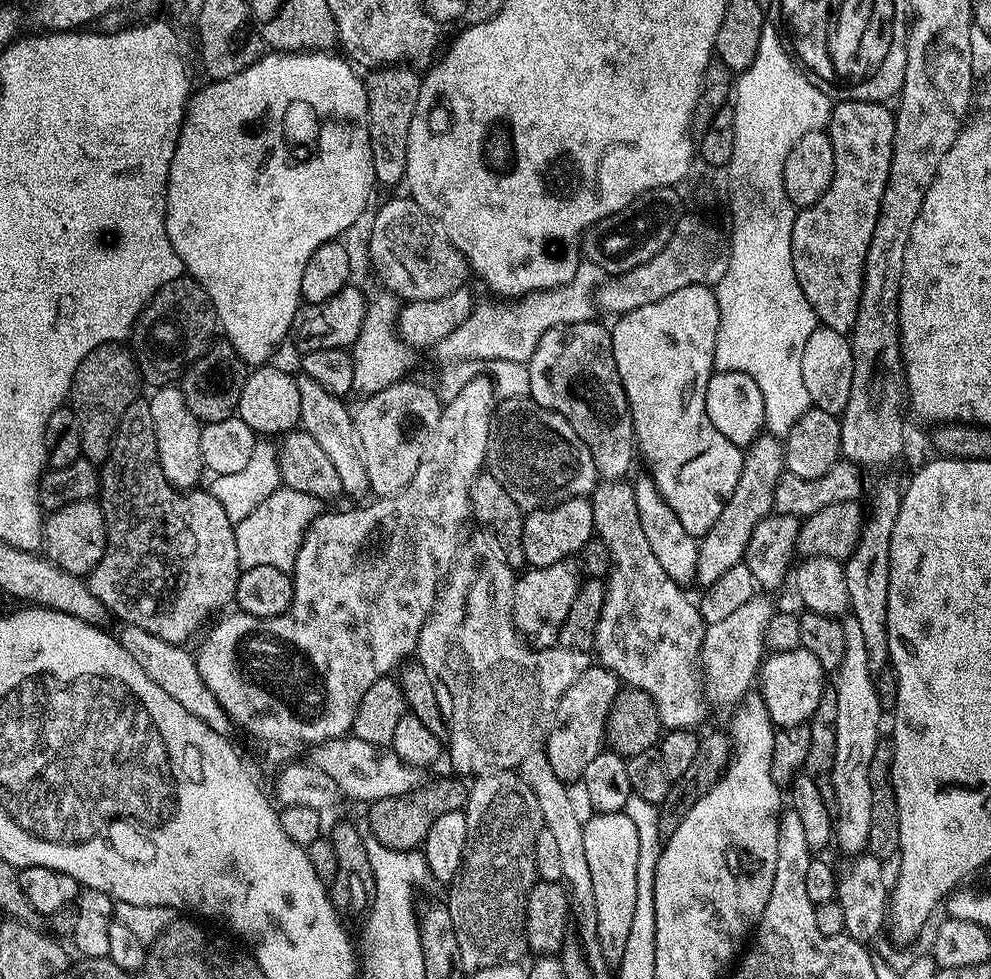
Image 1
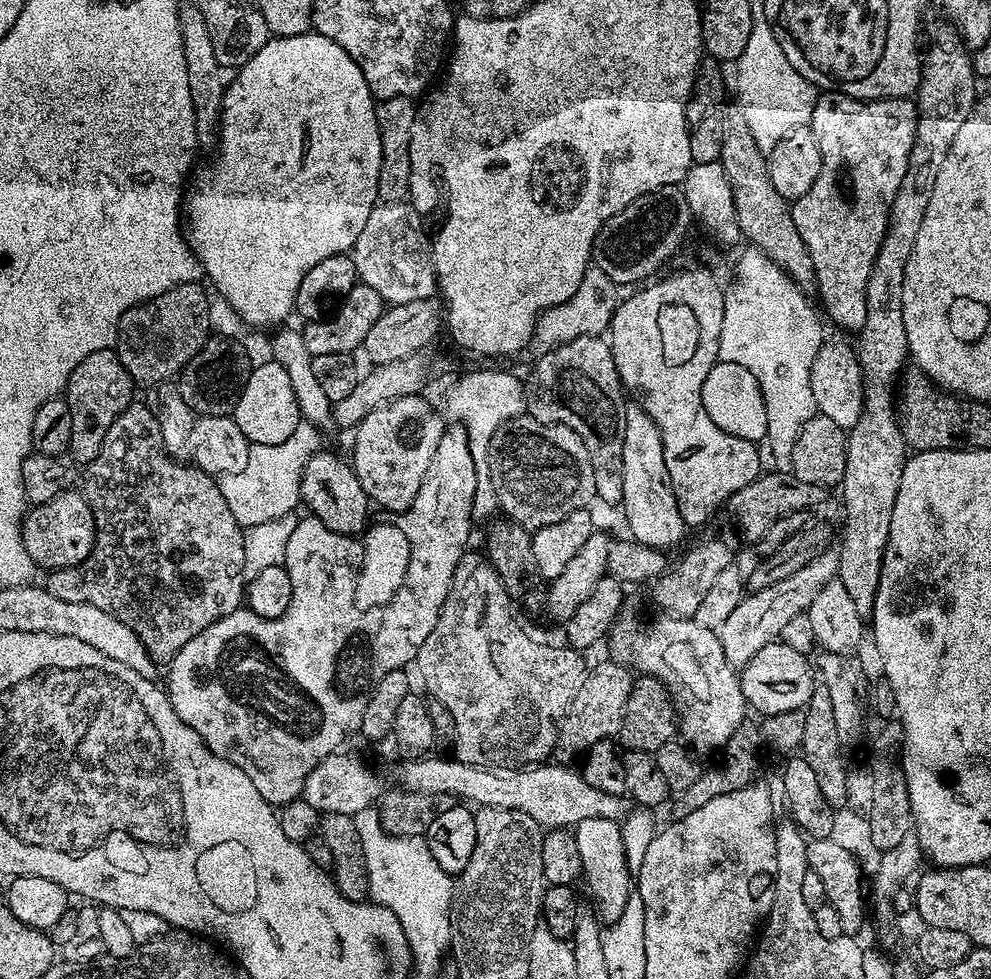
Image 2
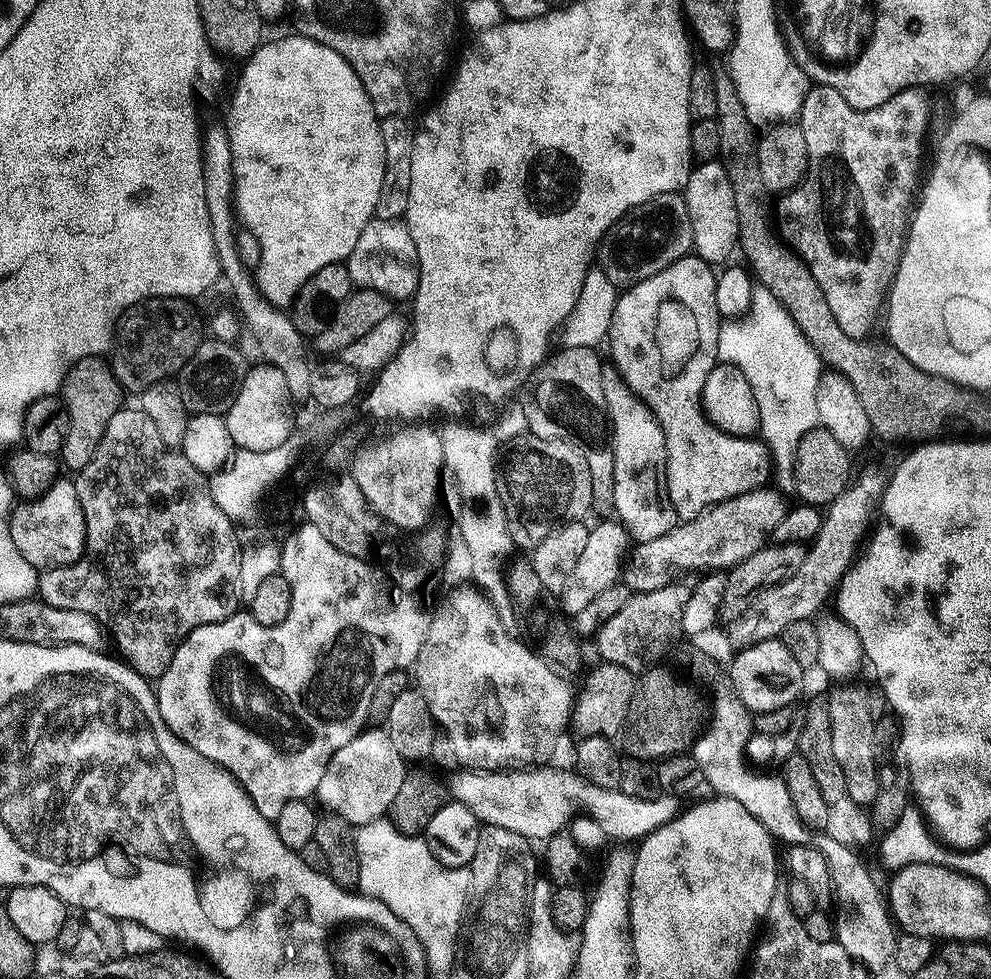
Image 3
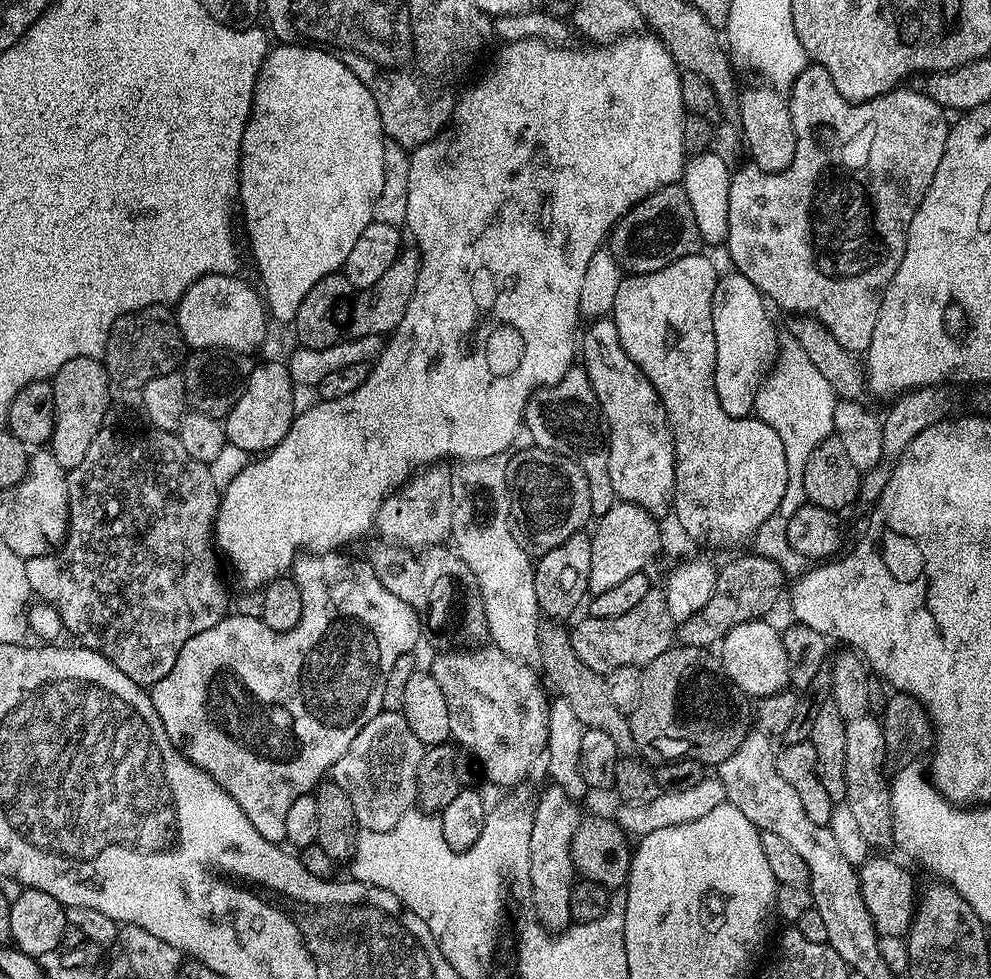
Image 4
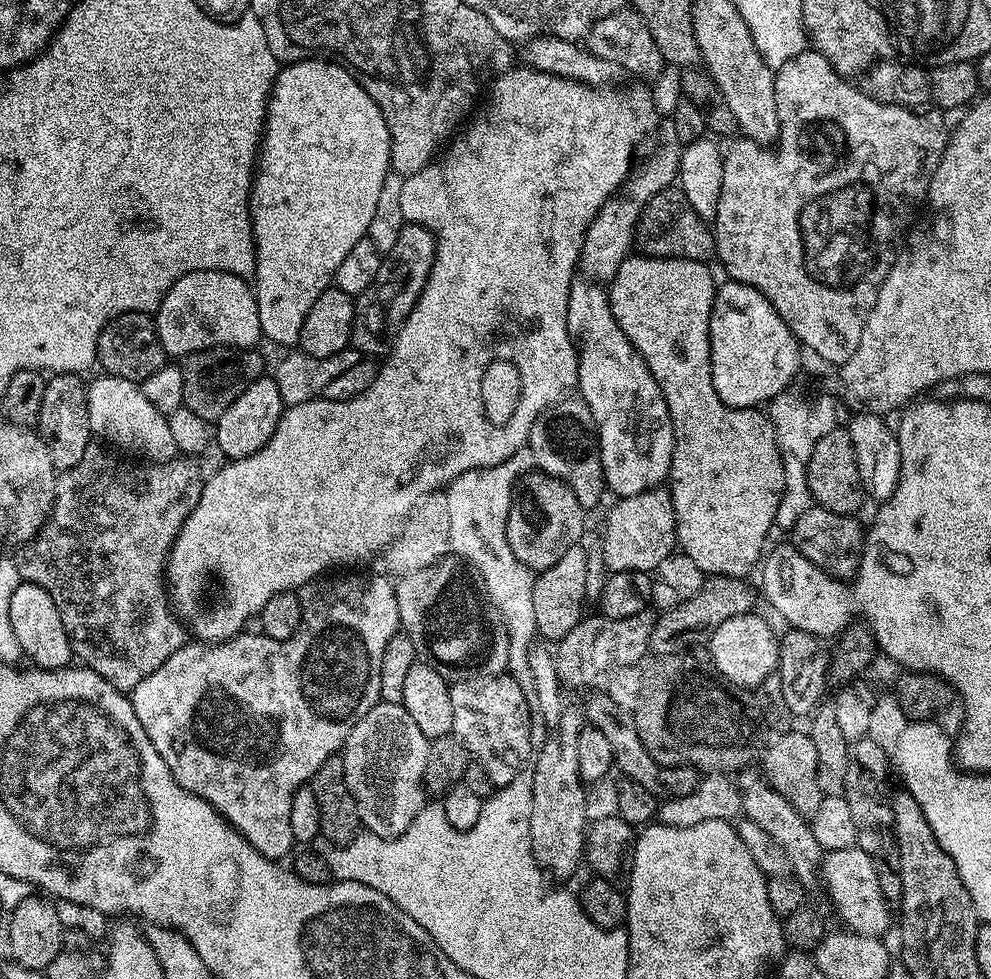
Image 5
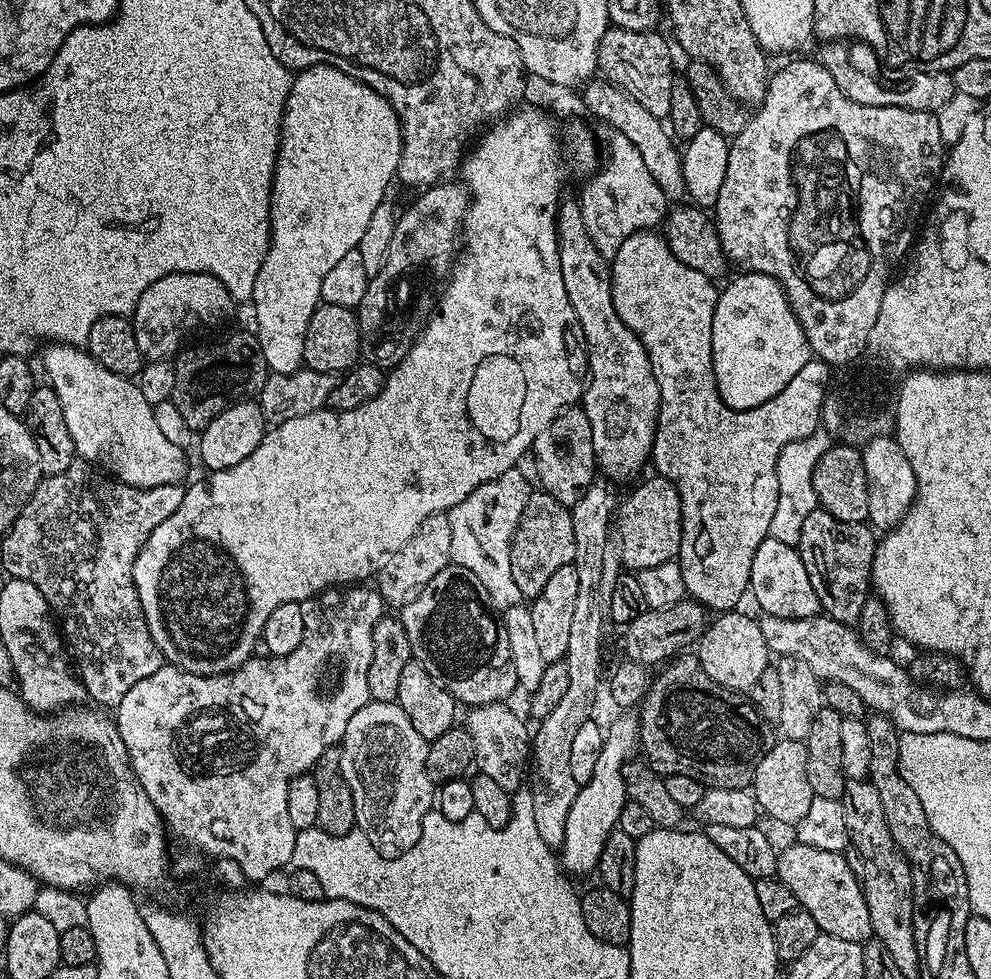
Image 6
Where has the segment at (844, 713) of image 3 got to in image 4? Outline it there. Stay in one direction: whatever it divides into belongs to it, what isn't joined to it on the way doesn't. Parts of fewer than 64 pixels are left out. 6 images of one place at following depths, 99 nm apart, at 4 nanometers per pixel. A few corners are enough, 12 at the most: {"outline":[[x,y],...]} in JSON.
{"outline":[[845,723],[846,803],[872,850],[892,843],[883,723]]}

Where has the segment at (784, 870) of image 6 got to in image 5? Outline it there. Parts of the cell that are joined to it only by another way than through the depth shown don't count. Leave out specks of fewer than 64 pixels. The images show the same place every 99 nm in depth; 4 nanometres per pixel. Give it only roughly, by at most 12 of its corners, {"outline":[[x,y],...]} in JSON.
{"outline":[[829,851],[822,884],[845,929],[887,937],[890,901],[877,861]]}

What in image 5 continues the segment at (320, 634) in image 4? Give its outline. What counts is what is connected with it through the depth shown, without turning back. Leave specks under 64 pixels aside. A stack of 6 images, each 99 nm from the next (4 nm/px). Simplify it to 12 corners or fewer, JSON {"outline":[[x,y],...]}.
{"outline":[[384,628],[186,642],[130,693],[182,787],[277,862],[381,703]]}

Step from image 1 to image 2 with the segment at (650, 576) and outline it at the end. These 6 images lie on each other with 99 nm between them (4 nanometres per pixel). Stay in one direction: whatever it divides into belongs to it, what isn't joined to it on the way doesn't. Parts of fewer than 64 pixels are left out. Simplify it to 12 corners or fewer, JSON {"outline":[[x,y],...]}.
{"outline":[[621,615],[611,659],[668,685],[679,735],[723,749],[746,720],[713,629]]}

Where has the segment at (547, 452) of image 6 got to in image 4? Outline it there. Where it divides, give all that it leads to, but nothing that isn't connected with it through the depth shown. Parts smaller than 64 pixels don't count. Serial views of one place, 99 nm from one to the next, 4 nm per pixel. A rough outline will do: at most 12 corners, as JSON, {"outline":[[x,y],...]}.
{"outline":[[583,366],[524,408],[535,447],[582,466],[593,517],[618,503],[606,421]]}

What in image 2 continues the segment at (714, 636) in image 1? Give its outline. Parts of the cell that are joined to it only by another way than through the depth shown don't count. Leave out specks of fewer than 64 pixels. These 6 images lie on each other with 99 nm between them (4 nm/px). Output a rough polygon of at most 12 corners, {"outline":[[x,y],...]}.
{"outline":[[824,549],[782,582],[748,592],[722,622],[726,662],[744,668],[837,577]]}

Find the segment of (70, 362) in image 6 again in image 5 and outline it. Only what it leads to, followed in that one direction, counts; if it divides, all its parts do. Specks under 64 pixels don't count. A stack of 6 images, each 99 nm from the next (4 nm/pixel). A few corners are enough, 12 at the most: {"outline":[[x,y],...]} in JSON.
{"outline":[[137,381],[87,385],[93,437],[148,462],[177,455],[168,417]]}

